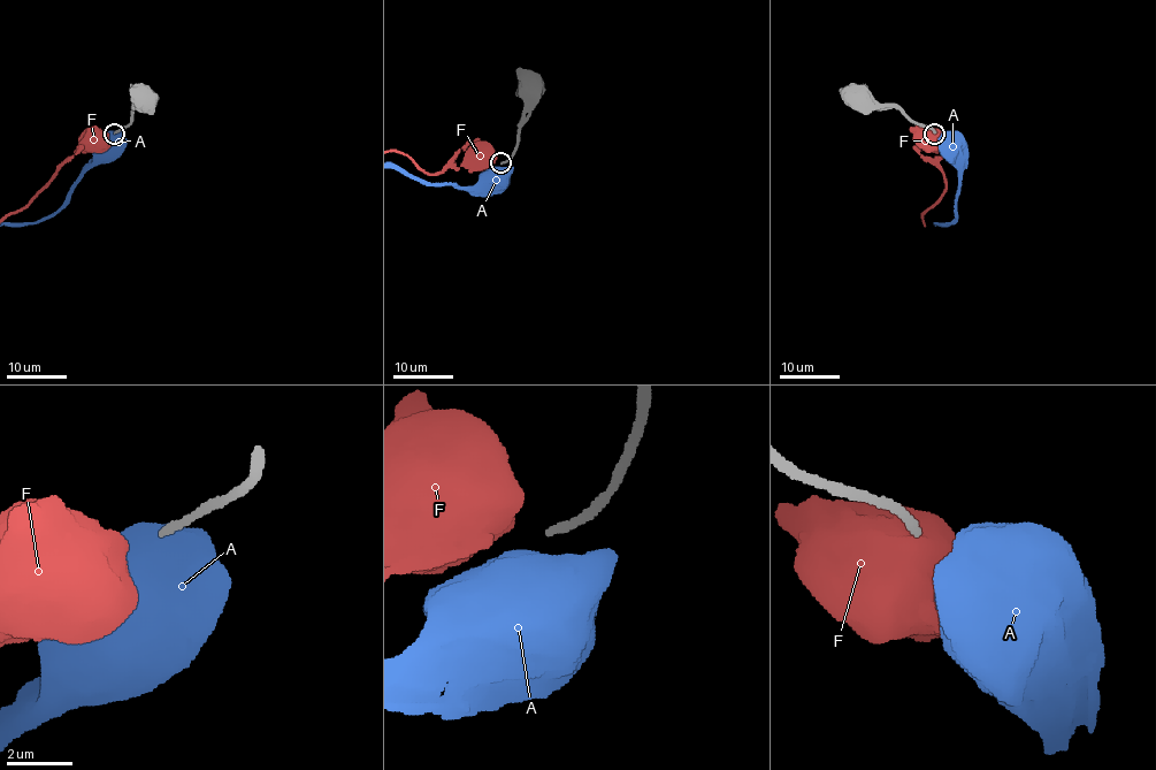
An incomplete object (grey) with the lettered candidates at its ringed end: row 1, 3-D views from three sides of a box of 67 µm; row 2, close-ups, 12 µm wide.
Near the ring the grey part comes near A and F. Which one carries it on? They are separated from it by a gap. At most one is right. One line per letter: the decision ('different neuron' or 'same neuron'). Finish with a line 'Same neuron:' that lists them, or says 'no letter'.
A: different neuron
F: different neuron
Same neuron: no letter

